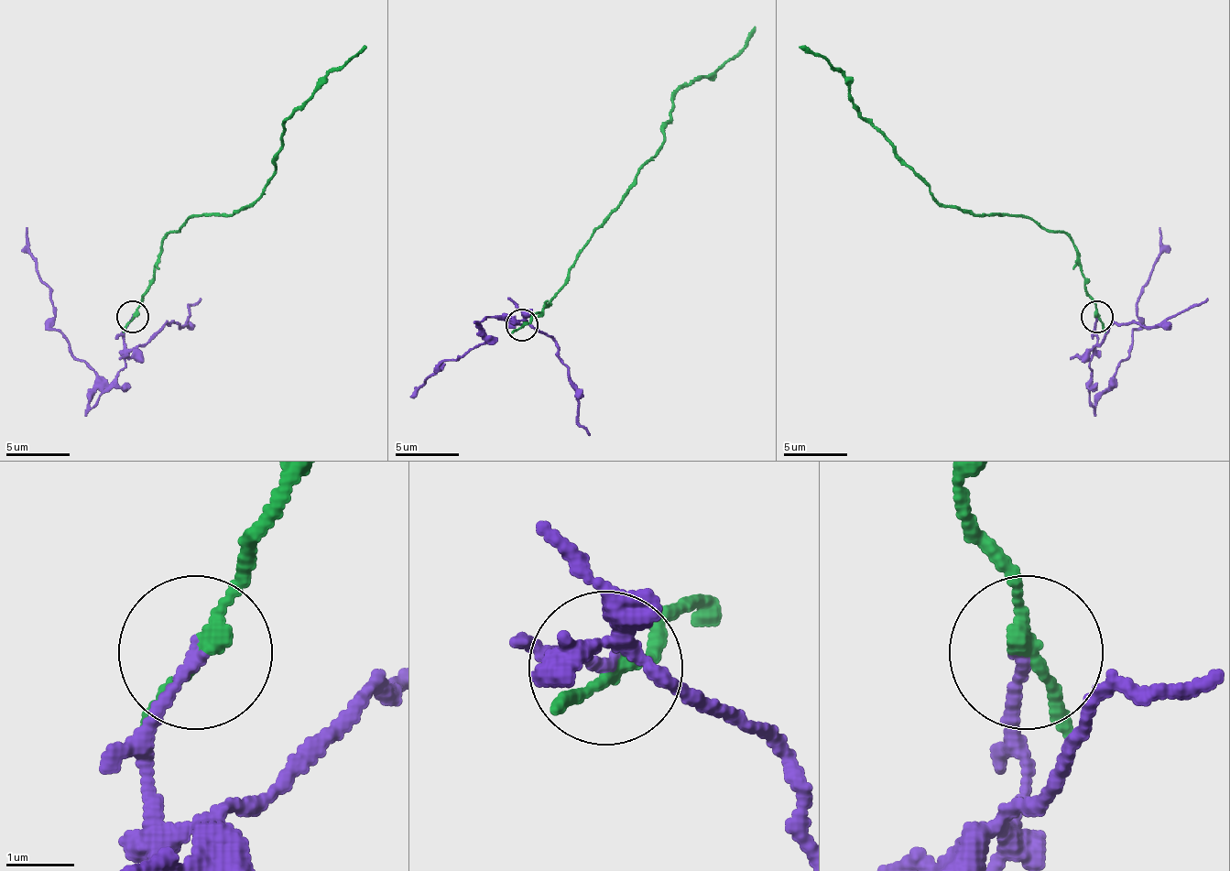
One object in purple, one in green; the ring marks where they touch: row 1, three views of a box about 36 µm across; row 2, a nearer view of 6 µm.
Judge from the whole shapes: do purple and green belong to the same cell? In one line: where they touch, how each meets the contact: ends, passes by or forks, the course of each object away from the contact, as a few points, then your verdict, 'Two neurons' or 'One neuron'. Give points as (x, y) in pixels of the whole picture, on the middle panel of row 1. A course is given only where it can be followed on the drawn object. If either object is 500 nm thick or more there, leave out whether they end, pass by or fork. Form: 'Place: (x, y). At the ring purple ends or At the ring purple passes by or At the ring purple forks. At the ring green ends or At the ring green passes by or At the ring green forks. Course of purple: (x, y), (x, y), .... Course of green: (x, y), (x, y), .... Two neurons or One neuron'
Place: (521, 324). At the ring purple ends. At the ring green passes by. Course of purple: (522, 324), (513, 324), (513, 318), (484, 321), (484, 340), (458, 359), (439, 365), (419, 387), (413, 387). Course of green: (522, 324), (560, 292), (580, 250), (663, 142), (672, 97), (691, 81), (707, 78), (756, 27). Two neurons

